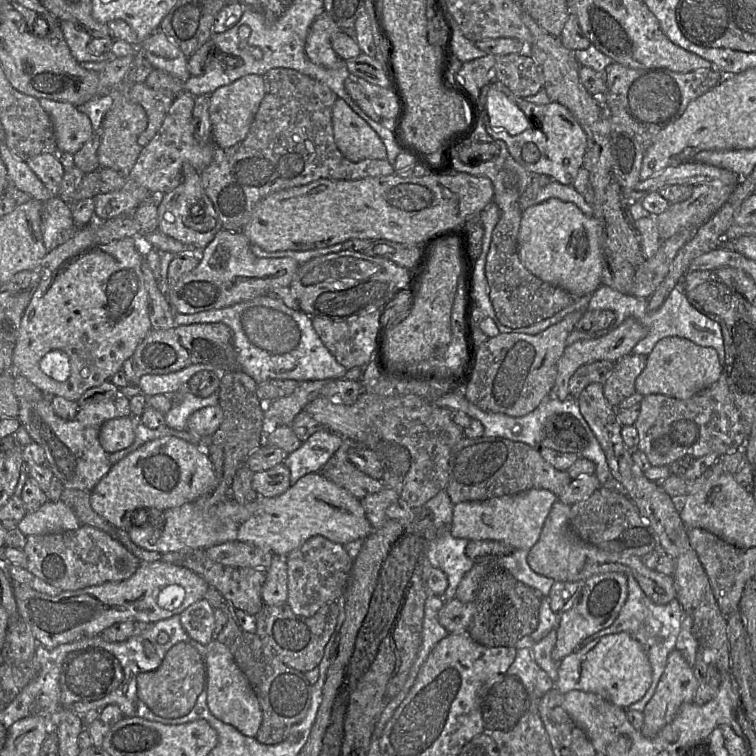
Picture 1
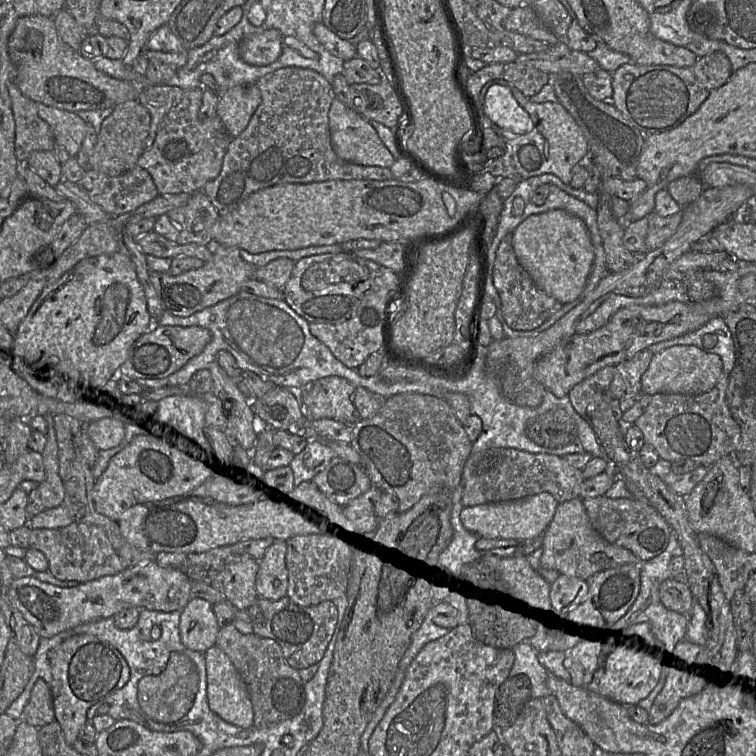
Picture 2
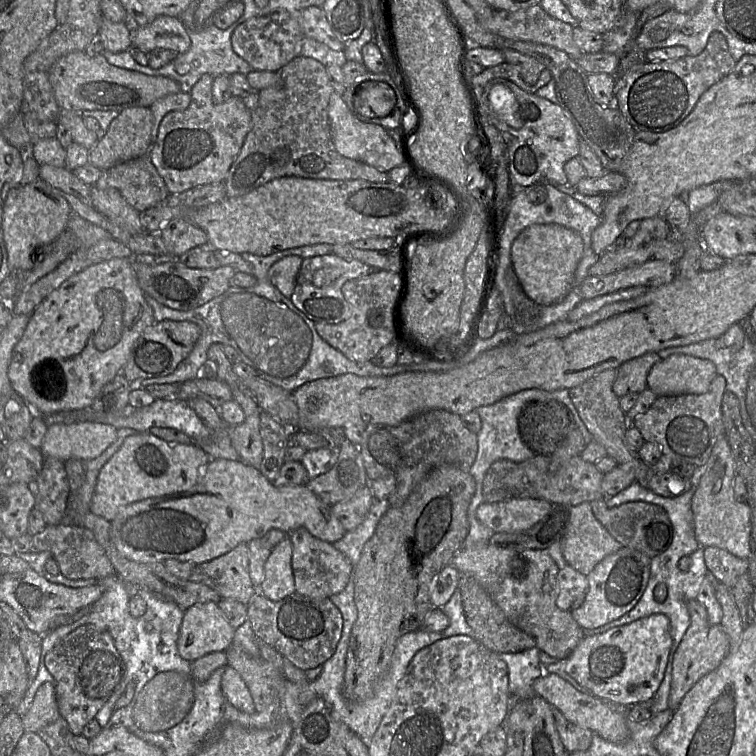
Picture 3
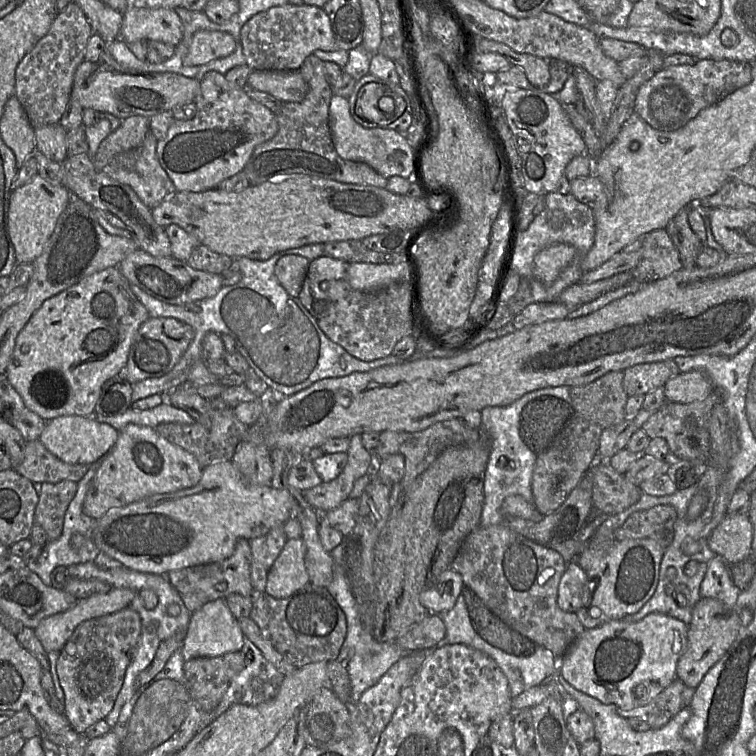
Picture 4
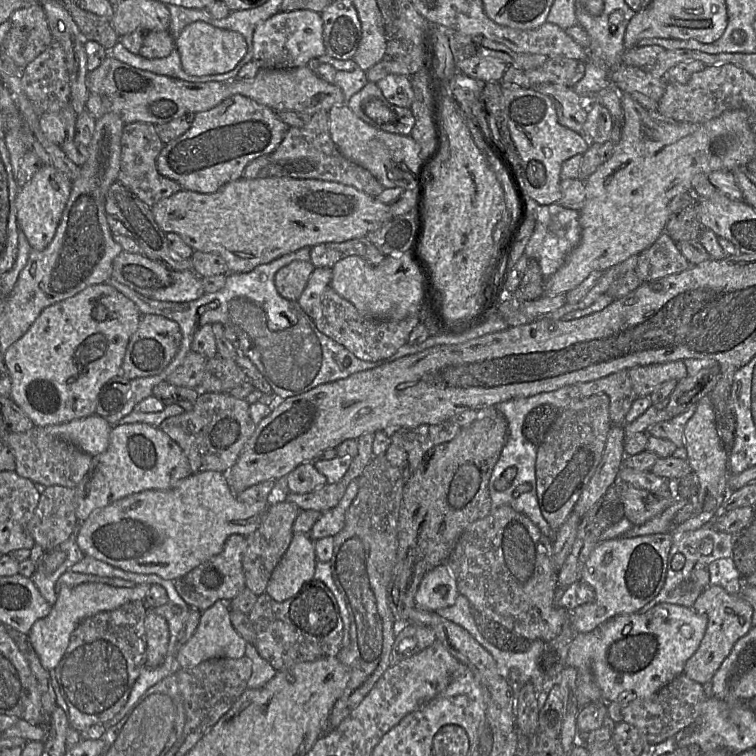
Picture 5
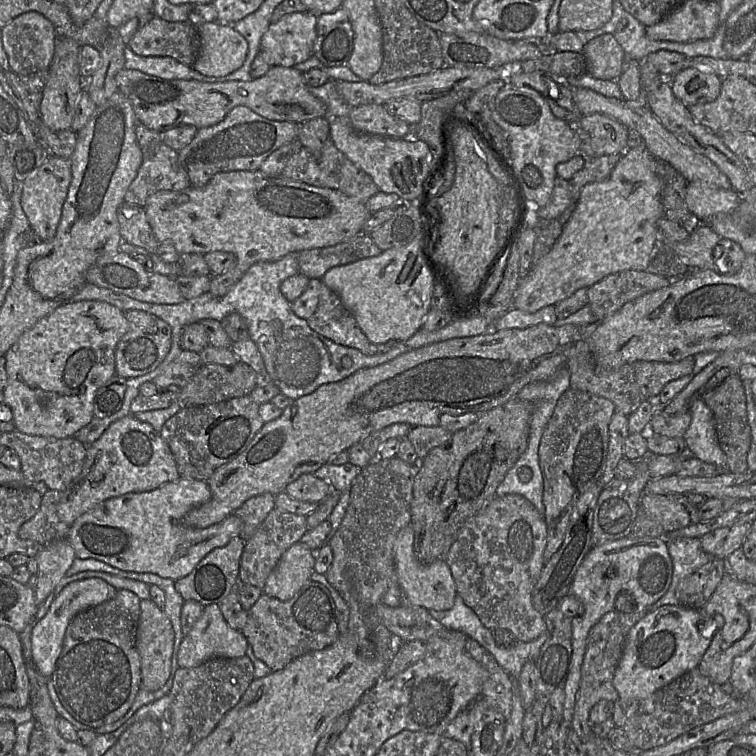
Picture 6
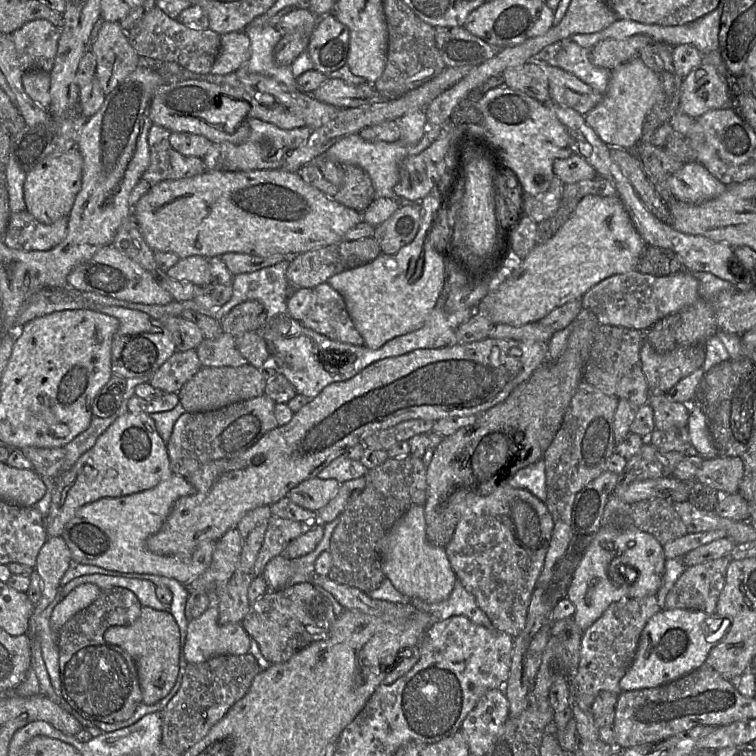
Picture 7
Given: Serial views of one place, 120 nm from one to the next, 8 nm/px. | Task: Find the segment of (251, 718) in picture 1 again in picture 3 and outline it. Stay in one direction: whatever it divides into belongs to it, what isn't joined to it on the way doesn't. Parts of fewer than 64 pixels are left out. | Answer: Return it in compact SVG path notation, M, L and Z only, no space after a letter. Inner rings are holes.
M231 666L222 669L221 690L227 700L238 710L252 714L256 712L253 698L241 675Z

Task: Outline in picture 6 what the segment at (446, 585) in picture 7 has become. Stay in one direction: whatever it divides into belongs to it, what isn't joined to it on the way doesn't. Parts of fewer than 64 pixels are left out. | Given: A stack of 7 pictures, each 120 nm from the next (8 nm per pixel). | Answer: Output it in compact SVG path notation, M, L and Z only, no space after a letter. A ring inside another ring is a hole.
M409 524L402 528L394 543L394 558L397 582L403 594L403 603L423 607L427 610L449 610L457 595L456 585L447 563L438 560L429 565L421 565L413 550L414 531Z

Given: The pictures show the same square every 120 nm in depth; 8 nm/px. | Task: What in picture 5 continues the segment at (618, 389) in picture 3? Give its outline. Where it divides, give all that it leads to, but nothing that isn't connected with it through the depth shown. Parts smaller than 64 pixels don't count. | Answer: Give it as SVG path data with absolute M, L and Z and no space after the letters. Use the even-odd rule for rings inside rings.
M682 360L636 366L628 370L632 390L636 397L649 397L661 384L669 380L680 381L688 376Z

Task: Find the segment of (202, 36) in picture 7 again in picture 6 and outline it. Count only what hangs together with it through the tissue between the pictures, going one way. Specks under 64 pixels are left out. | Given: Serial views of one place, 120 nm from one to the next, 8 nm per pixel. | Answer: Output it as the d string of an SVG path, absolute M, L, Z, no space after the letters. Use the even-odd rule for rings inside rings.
M154 15L127 44L135 54L145 57L171 57L192 67L199 52L196 26L189 22L168 22Z

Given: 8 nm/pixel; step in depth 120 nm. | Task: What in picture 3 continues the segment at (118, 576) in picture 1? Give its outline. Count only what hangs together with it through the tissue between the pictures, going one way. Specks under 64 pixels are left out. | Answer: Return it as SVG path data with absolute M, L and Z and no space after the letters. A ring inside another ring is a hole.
M70 523L47 525L43 531L32 536L30 552L39 553L49 551L57 562L60 573L68 579L96 579L101 580L115 573L113 565L105 550L97 542L89 529Z

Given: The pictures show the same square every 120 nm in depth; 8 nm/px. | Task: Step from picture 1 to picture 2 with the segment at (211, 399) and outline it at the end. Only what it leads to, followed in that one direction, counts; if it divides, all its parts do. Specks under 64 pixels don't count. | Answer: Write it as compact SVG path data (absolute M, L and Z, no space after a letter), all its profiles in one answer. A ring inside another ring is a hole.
M174 395L159 401L160 410L153 422L170 425L176 434L191 438L201 444L212 458L212 443L205 433L205 413L209 396Z

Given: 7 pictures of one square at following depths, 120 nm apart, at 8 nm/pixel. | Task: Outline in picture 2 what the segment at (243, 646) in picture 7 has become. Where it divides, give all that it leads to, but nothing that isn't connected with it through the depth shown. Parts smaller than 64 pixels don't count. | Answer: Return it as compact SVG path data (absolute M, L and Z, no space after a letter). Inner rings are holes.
M201 598L190 599L181 610L179 628L183 645L202 653L216 645L220 631L213 605Z

